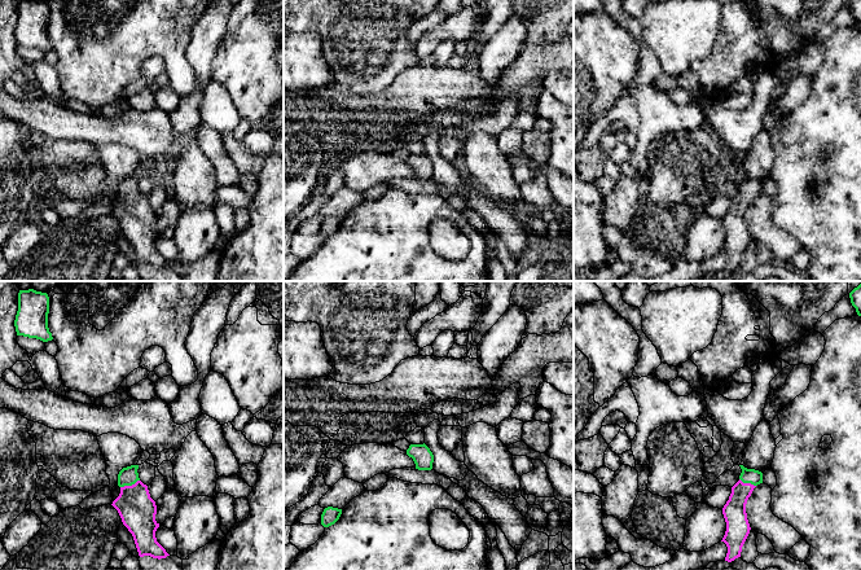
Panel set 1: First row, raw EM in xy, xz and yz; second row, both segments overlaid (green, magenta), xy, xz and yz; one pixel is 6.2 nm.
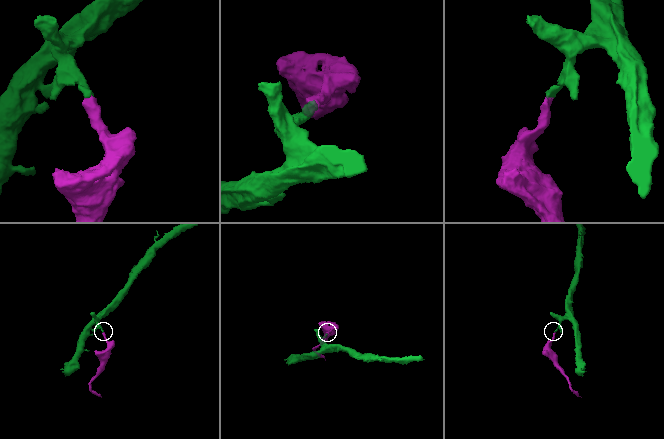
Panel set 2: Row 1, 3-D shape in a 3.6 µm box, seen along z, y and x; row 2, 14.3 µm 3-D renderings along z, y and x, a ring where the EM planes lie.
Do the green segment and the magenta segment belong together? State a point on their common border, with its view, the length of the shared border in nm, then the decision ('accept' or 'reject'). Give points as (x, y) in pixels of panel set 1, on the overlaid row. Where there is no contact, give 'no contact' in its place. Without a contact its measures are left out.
xy (130, 485) | 130 nm | accept

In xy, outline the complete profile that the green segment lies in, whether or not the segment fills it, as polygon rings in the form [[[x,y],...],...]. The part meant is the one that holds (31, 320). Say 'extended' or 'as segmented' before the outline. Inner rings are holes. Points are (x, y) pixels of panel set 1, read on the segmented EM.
as segmented; [[[34,289],[19,290],[18,311],[14,320],[17,336],[52,341],[48,328],[49,297]]]

